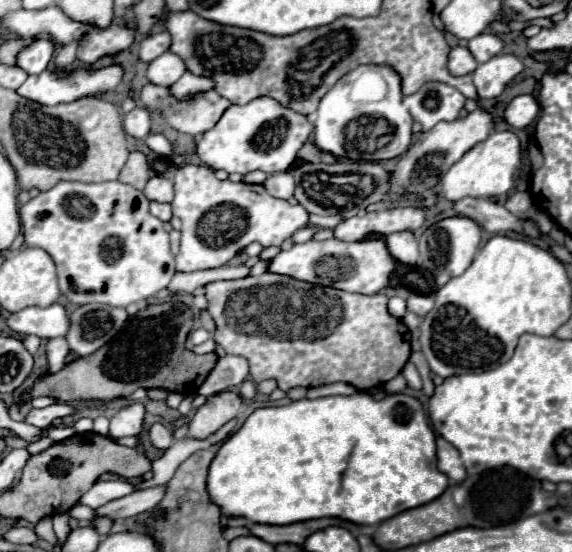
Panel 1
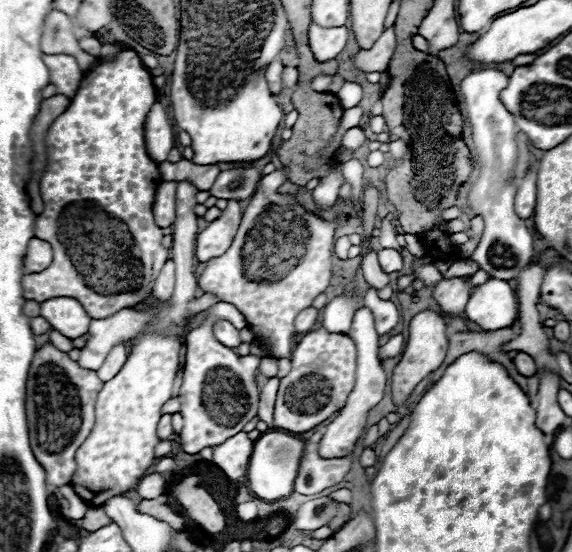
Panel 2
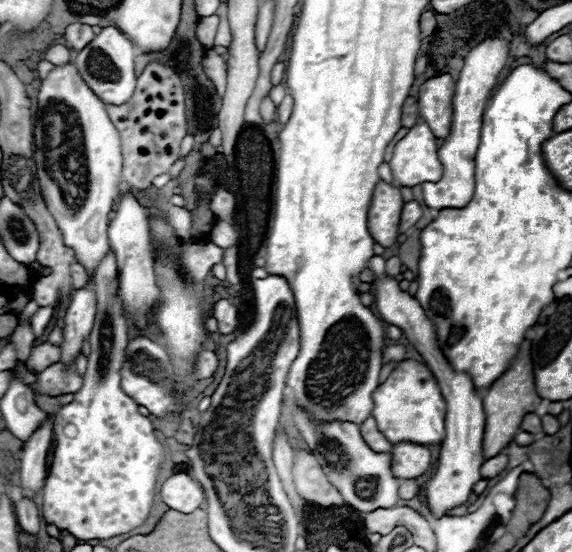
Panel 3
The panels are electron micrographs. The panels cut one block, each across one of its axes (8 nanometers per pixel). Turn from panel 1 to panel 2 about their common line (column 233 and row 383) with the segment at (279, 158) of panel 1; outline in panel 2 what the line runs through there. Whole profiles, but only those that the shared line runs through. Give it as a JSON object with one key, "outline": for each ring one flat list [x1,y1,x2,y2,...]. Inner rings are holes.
{"outline":[[144,336,140,342,130,350,130,356,116,378,108,380,104,388,96,396,96,426,88,440,76,452,76,472,72,476,72,488,76,494,88,502,88,506,102,506,108,498,116,494,124,494,132,490,138,480,144,476,146,468,150,468,154,458,154,448,160,442,156,438,156,426,160,420,160,408,172,394,172,382,178,368,178,352,182,348,184,336,162,338,162,336]]}

